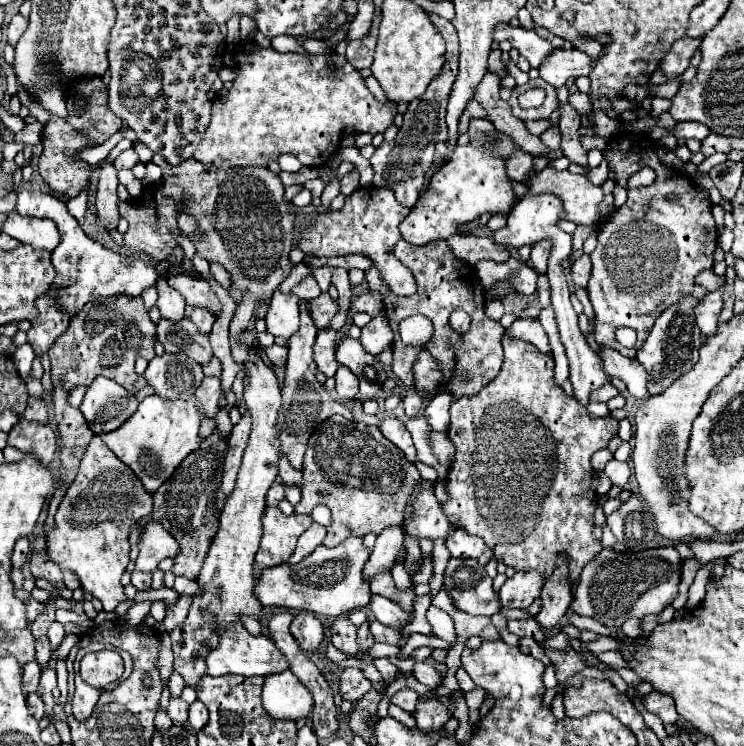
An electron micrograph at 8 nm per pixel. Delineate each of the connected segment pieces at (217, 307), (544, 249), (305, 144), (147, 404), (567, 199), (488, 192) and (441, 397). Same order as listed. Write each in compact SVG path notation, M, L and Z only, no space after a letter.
M169 275L167 283L173 289L177 289L179 293L185 295L187 305L191 305L191 307L205 307L205 309L213 311L215 317L221 315L223 305L221 305L219 297L213 293L213 289L209 287L209 283L205 279L189 277L189 275L177 275L177 277Z
M539 241L539 243L533 245L533 251L531 251L531 263L533 263L533 267L535 267L539 273L545 273L545 271L547 271L549 249L551 249L551 243L549 243L549 241Z
M255 41L249 45L241 43L235 51L237 79L227 95L213 101L211 123L197 145L195 159L201 163L215 163L219 169L227 167L265 167L269 159L277 159L281 153L293 153L307 167L327 165L337 151L341 133L345 127L355 127L361 133L383 133L397 115L397 103L379 103L365 87L363 75L336 52L325 55L309 53L279 53L273 47L261 47Z
M151 395L139 403L139 409L125 425L111 433L101 433L99 437L135 471L135 475L143 481L143 487L153 493L171 477L175 467L199 447L199 425L201 409L195 399L161 399L159 395Z
M545 167L541 173L531 175L529 193L557 195L565 207L561 219L589 227L597 225L599 221L599 205L603 201L603 191L599 185L593 185L585 175Z
M497 131L497 135L489 143L485 143L485 147L479 149L473 147L471 143L457 145L449 161L443 165L441 171L437 171L431 177L421 199L415 203L411 213L399 225L403 239L413 245L425 245L435 239L451 237L453 233L458 232L459 225L475 221L485 213L507 215L517 201L505 167L509 155L515 149L521 147L501 131Z
M437 393L429 405L425 407L423 415L427 417L433 431L447 431L449 427L449 407L453 403L453 397L449 393Z

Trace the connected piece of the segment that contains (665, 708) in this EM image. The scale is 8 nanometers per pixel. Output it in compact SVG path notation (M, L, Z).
M651 691L649 695L645 695L643 705L645 705L647 711L659 715L665 725L675 723L675 703L673 703L673 699L669 695L659 693L659 691Z

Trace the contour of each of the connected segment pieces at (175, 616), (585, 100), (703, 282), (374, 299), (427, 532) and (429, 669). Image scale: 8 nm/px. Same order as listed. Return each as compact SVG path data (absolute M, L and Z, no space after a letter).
M181 595L177 599L177 603L173 605L167 605L167 617L165 617L165 627L167 631L171 631L173 627L177 627L179 623L183 623L183 619L187 617L187 609L191 605L191 597L189 595Z
M573 93L571 95L571 105L573 105L573 109L579 113L579 115L587 115L587 113L591 113L593 111L593 105L591 105L591 99L585 95L585 93Z
M712 268L704 270L699 275L697 275L695 282L697 285L703 286L708 291L715 291L723 284L721 277L717 276Z
M361 285L359 289L353 289L351 305L347 311L347 319L353 319L357 313L367 313L371 317L381 315L381 295L377 291L369 291L367 285Z
M423 483L423 491L415 501L415 511L405 527L405 533L409 537L415 537L417 541L421 541L423 537L429 537L433 541L437 539L445 539L451 531L449 521L445 519L439 501L433 495L433 487L431 483Z
M421 661L415 663L413 675L415 675L415 679L417 679L419 683L423 683L423 685L427 685L427 687L431 687L431 689L441 681L441 677L439 677L437 671L433 669L433 665L427 665L427 663L421 663Z

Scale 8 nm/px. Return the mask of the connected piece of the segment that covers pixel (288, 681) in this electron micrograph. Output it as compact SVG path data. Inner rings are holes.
M289 669L265 677L261 699L273 719L307 719L313 709L313 695Z

